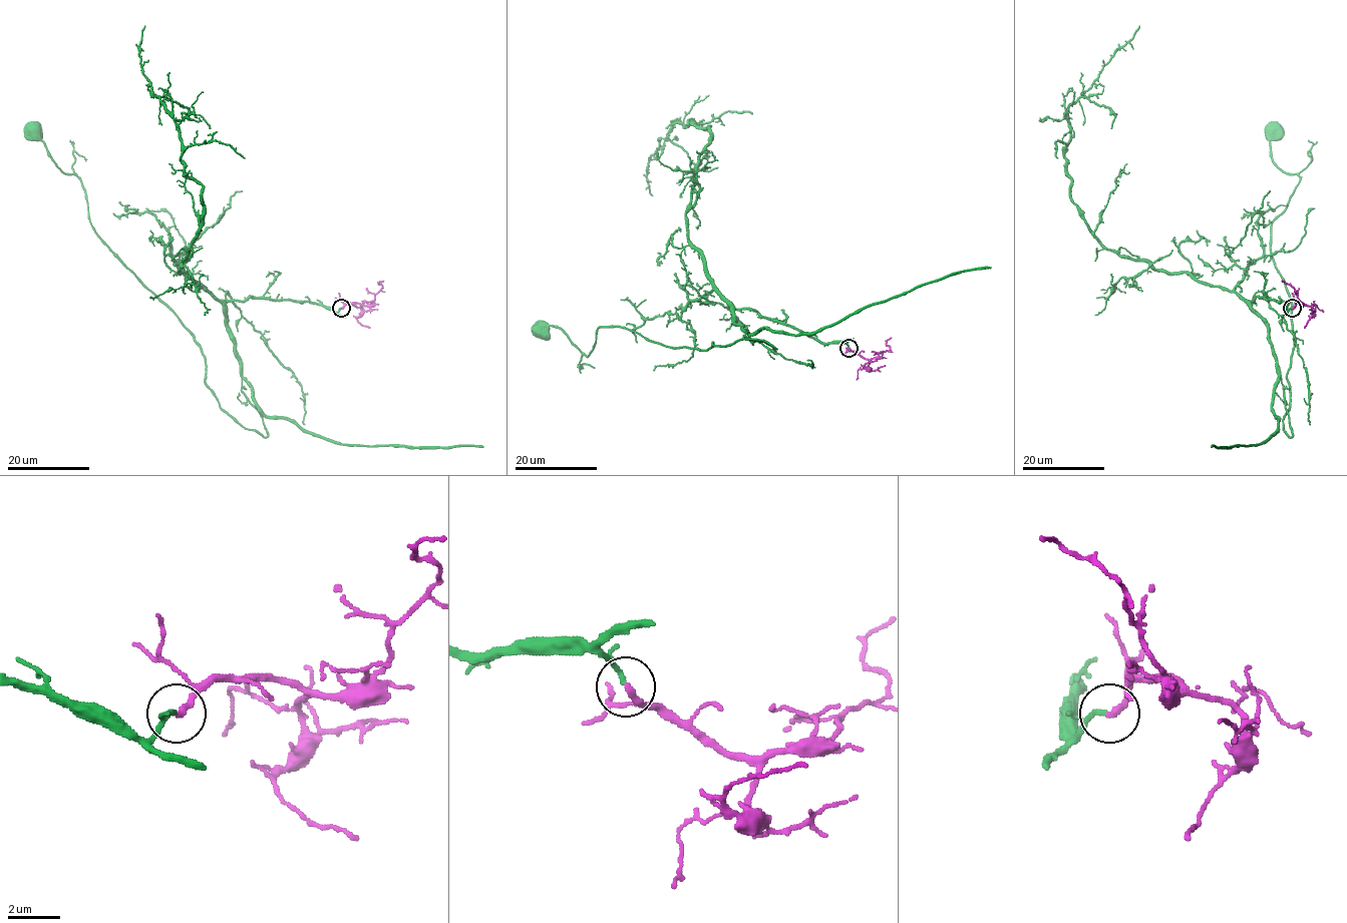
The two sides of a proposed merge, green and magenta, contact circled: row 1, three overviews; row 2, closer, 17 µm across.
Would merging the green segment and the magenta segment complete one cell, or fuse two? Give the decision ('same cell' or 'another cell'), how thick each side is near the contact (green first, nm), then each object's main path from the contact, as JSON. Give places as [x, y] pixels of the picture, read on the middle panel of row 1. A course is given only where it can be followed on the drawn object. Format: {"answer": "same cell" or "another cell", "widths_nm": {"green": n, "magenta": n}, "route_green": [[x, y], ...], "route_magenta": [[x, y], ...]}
{"answer": "another cell", "widths_nm": {"green": 140, "magenta": 280}, "route_green": [[850, 348], [750, 309], [732, 319], [775, 348], [666, 347], [600, 327], [585, 355], [540, 330]], "route_magenta": [[850, 348], [865, 358], [878, 358], [889, 349], [886, 341], [891, 338]]}

